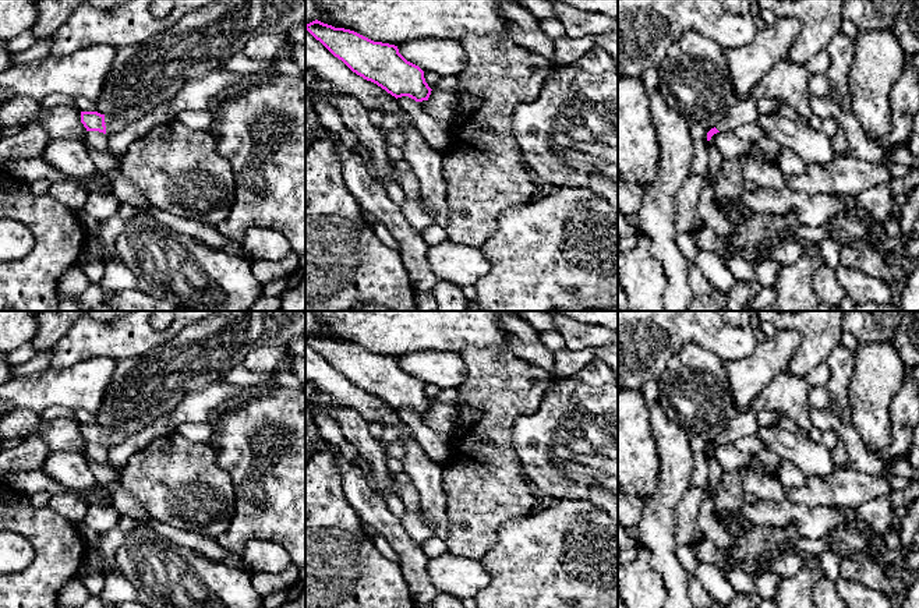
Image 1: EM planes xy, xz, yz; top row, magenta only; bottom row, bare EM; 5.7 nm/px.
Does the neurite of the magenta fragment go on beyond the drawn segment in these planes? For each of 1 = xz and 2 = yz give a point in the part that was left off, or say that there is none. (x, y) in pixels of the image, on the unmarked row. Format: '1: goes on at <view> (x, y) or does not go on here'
1: does not go on here
2: does not go on here

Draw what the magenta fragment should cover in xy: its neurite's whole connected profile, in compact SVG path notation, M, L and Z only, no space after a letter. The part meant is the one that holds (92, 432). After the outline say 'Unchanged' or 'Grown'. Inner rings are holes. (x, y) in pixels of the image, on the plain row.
M81 424L81 435L86 443L99 443L106 446L105 427L98 424Z. Unchanged

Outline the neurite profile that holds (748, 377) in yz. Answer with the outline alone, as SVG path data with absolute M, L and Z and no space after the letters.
M777 330L773 337L757 343L752 356L724 361L734 404L739 413L750 410L754 397L785 371L800 340L802 336L796 330Z

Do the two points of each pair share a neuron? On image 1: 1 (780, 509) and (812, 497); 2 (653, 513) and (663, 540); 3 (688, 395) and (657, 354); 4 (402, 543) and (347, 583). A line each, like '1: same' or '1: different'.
1: different
2: same
3: different
4: different

